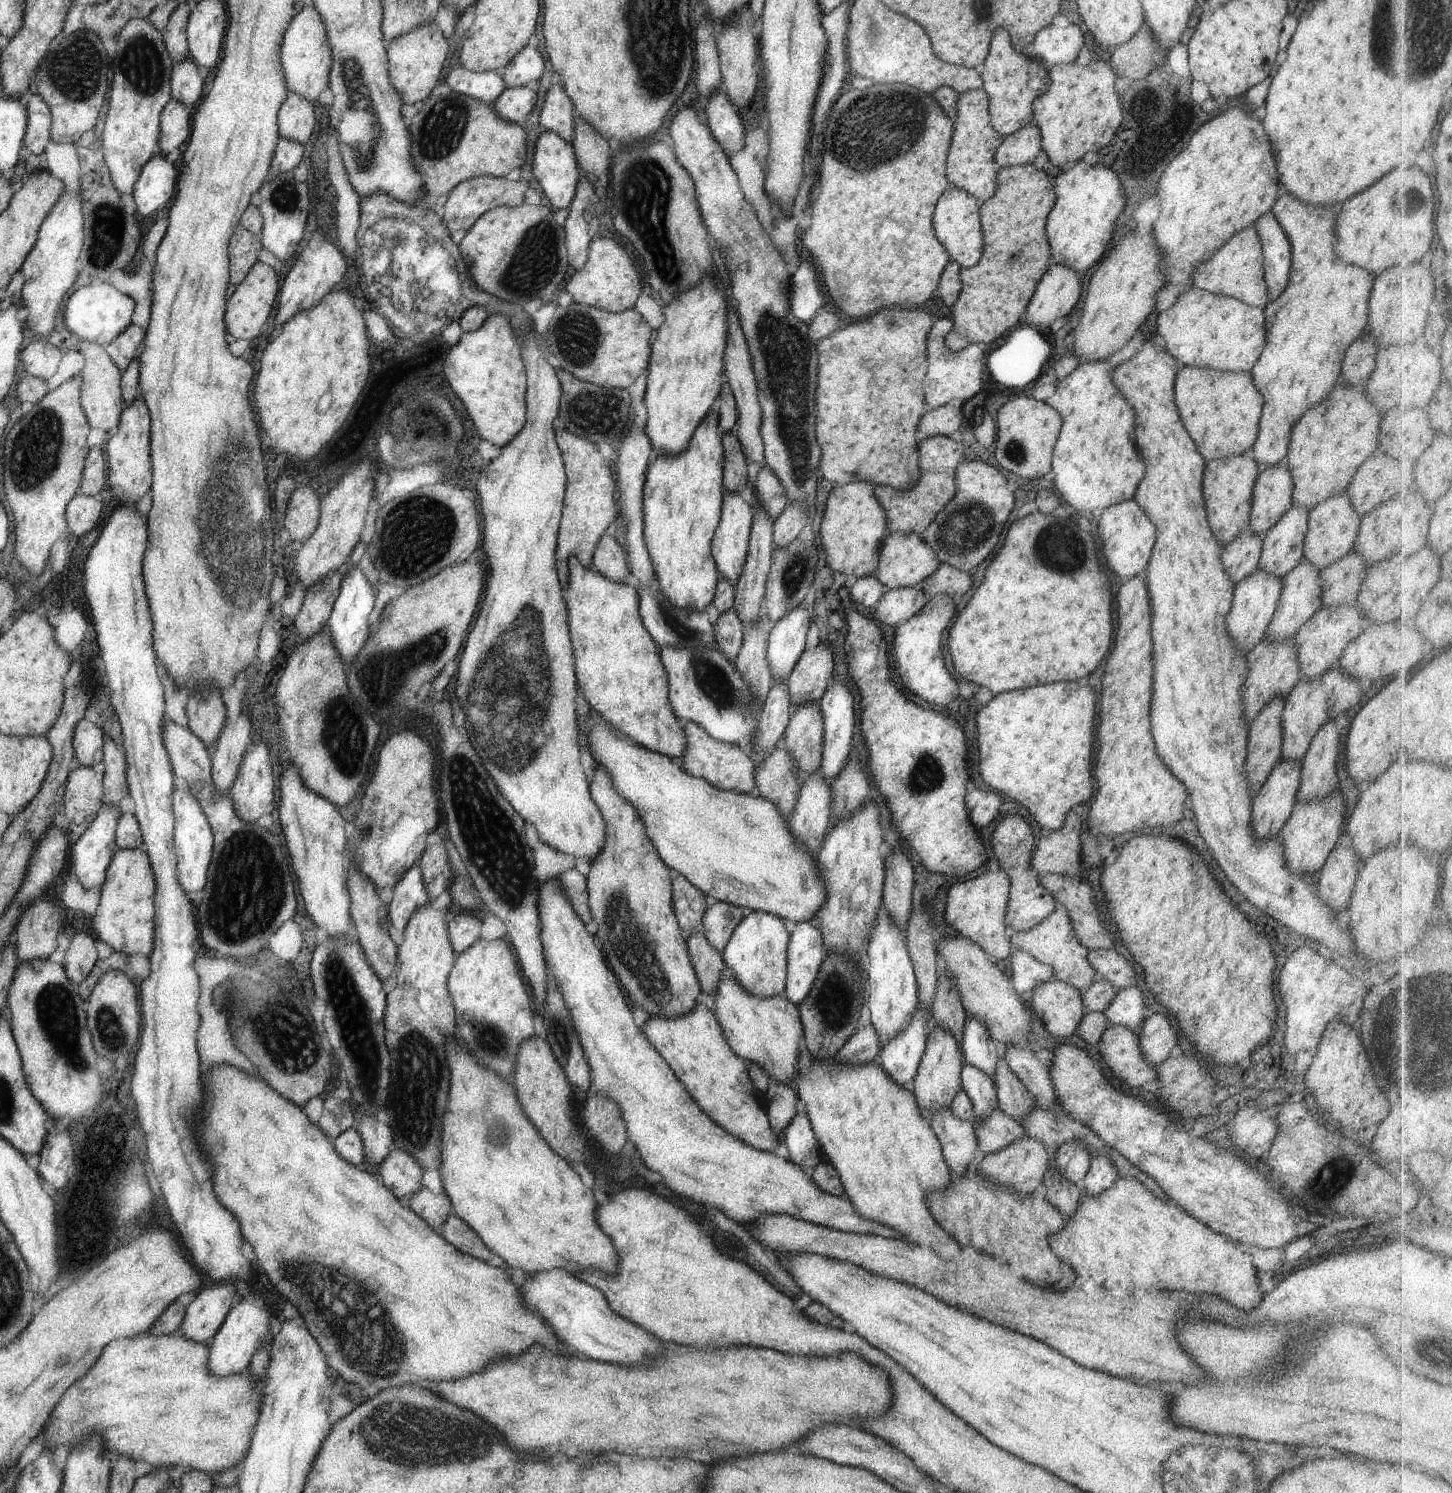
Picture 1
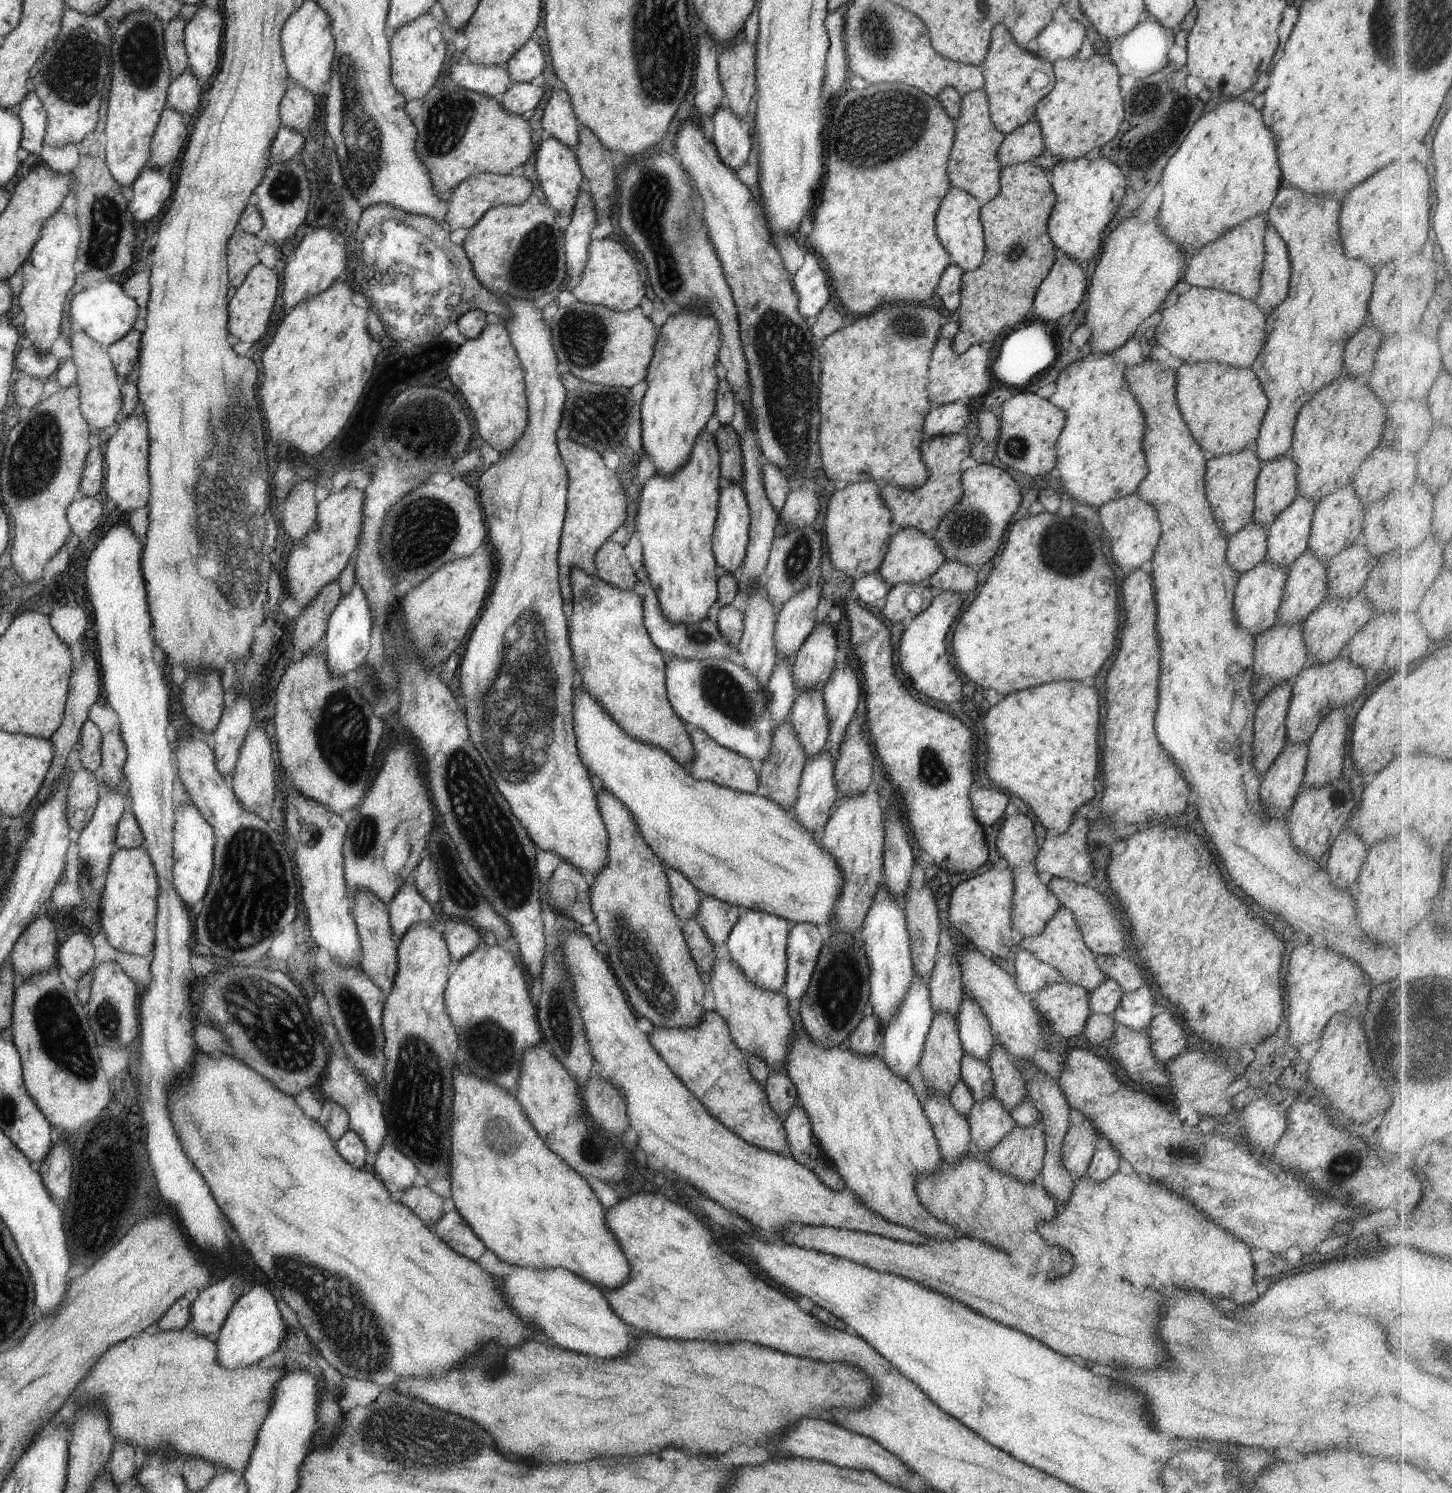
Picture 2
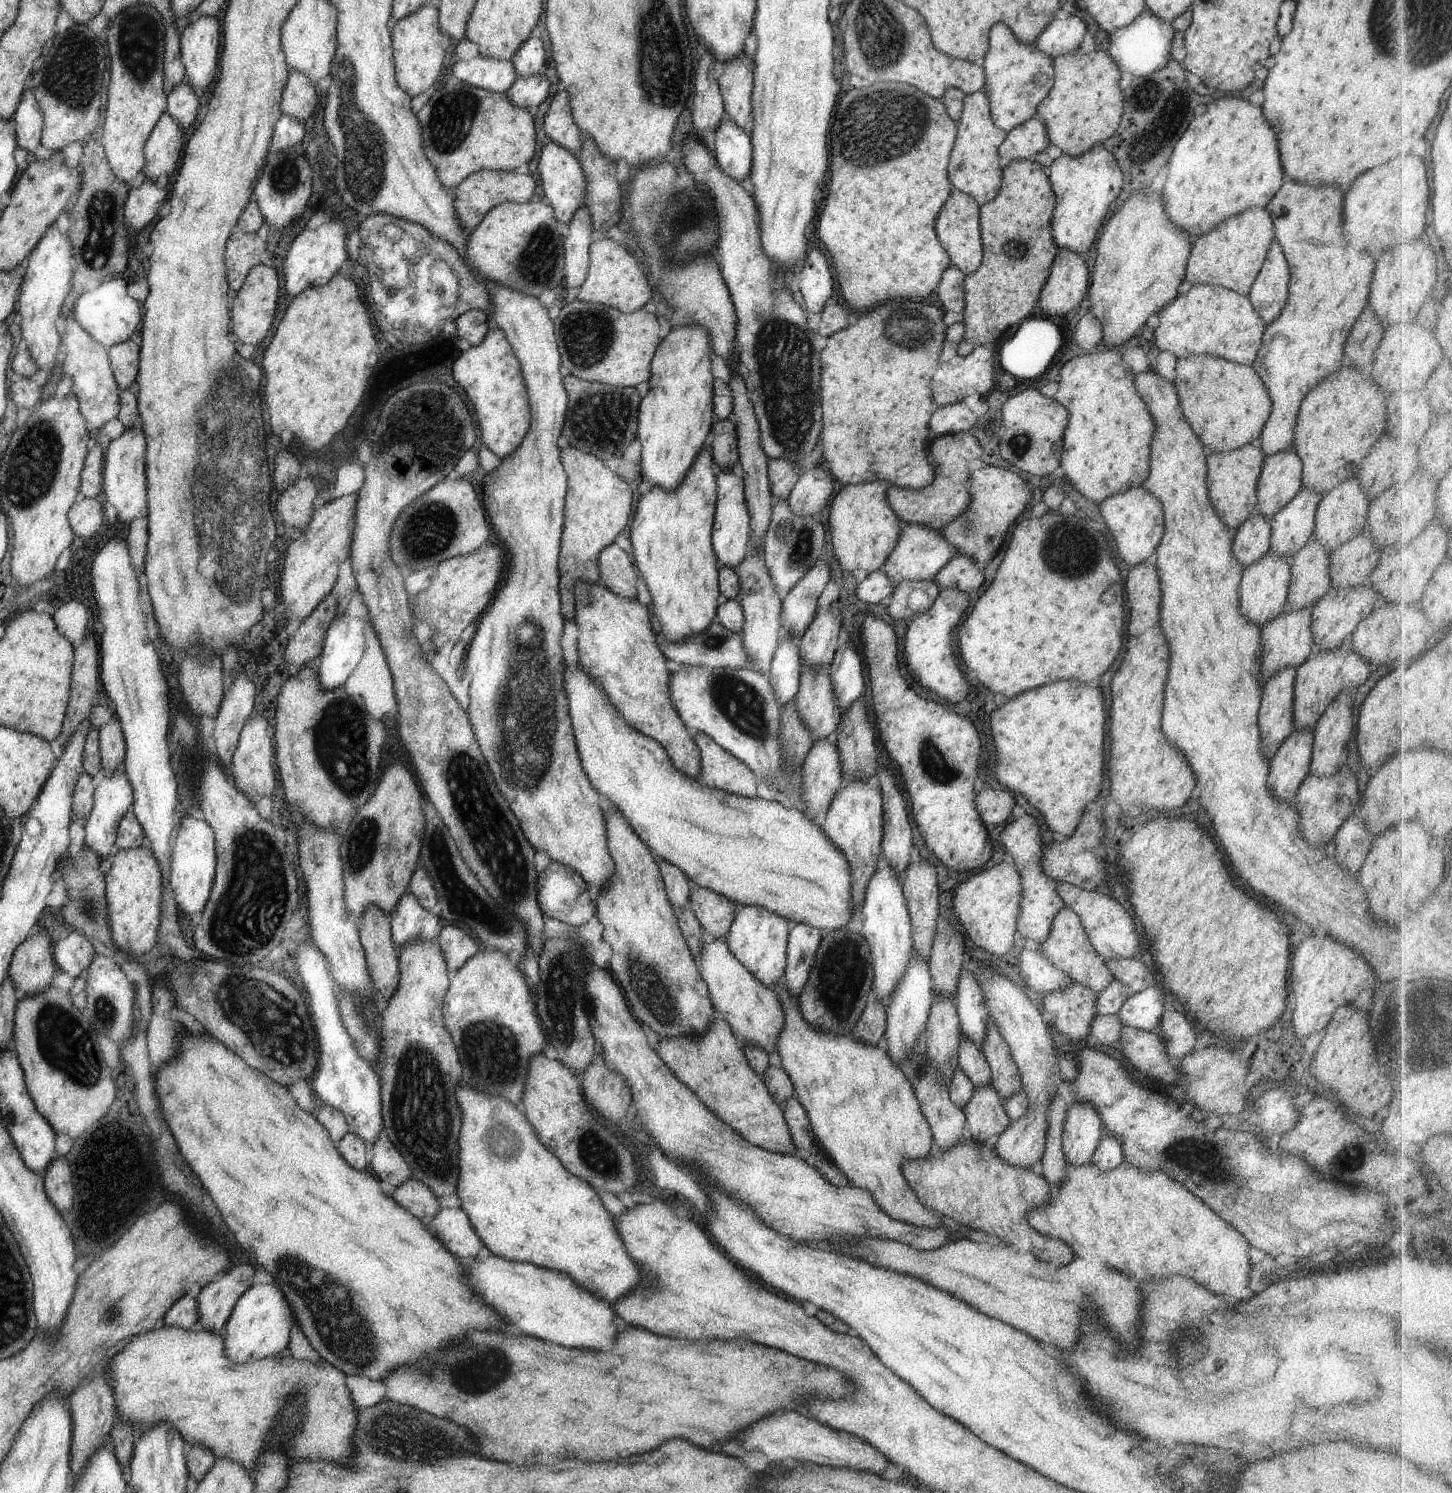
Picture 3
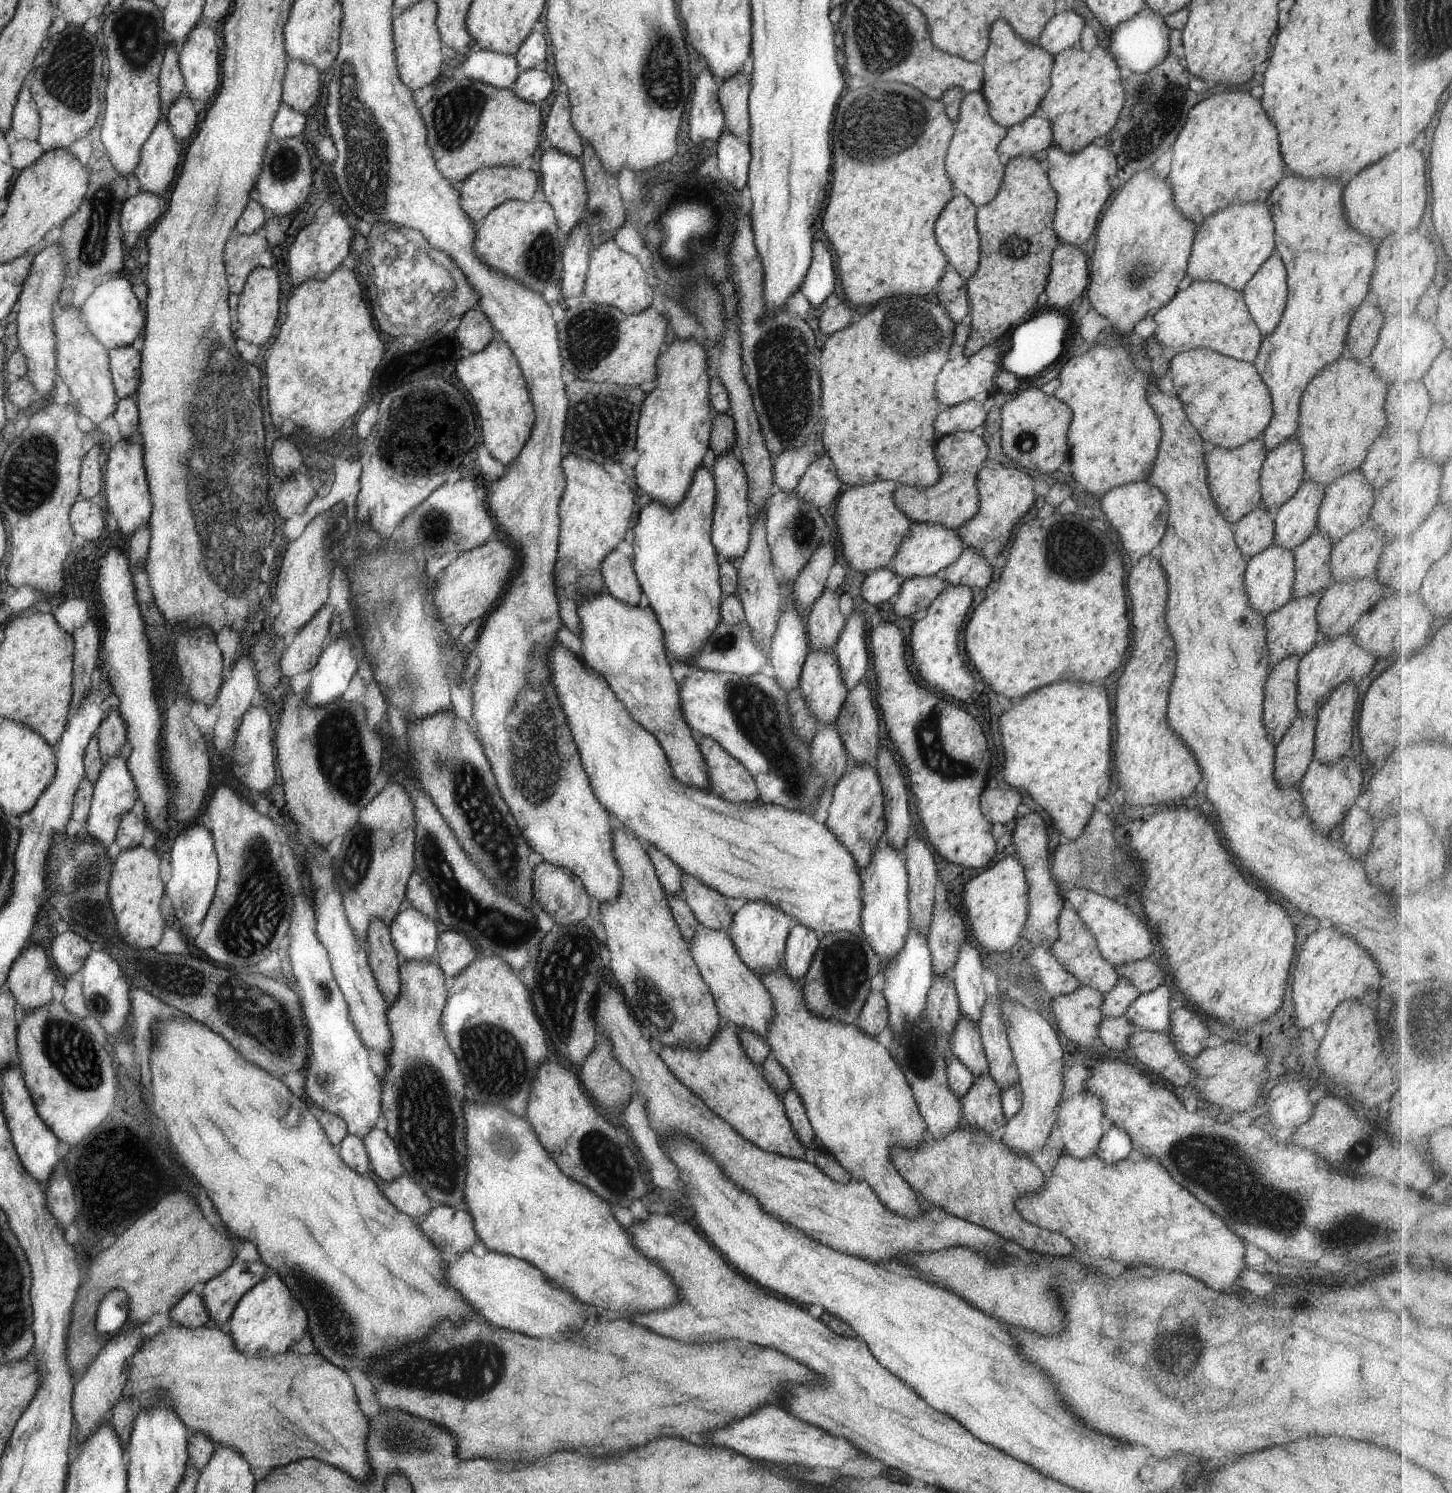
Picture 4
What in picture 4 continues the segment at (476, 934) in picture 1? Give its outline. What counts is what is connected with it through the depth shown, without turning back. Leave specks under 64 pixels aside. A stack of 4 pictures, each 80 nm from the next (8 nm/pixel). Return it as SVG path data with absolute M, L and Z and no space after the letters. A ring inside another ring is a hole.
M446 930L439 933L436 962L443 968L446 976L454 978L479 955L476 944L463 932Z

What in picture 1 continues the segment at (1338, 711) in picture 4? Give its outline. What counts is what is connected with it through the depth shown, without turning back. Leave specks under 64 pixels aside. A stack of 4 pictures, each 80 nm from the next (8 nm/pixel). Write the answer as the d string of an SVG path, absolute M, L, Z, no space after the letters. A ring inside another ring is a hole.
M1328 721L1314 735L1300 762L1301 779L1296 793L1297 803L1313 803L1339 789L1338 758L1340 732Z

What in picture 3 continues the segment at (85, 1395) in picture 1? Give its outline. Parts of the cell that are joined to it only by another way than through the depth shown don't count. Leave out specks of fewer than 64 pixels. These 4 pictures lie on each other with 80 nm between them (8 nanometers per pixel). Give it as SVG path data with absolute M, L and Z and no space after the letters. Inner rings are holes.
M186 1294L164 1316L165 1325L162 1328L133 1336L116 1348L115 1355L109 1358L107 1374L114 1393L117 1418L137 1425L141 1431L170 1422L184 1437L186 1444L196 1443L211 1450L216 1459L229 1458L240 1462L246 1470L252 1470L260 1463L261 1452L268 1447L269 1436L273 1434L272 1422L281 1419L282 1408L289 1403L289 1398L300 1392L306 1398L304 1422L296 1438L284 1446L287 1455L292 1456L291 1464L296 1458L316 1458L343 1465L351 1463L353 1452L356 1451L356 1444L350 1442L350 1436L356 1430L356 1408L350 1400L350 1392L340 1370L328 1362L312 1364L312 1361L294 1360L290 1356L282 1360L274 1356L245 1363L231 1361L226 1354L224 1336L198 1327L198 1320L198 1300Z

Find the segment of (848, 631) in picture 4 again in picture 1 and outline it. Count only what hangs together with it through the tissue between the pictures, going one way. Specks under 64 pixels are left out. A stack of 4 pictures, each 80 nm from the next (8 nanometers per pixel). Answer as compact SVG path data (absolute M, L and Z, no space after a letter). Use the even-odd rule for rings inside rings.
M832 680L828 690L820 698L819 704L822 718L824 718L824 752L819 770L820 776L826 782L831 782L834 780L834 776L838 776L844 762L850 758L850 748L853 748L854 725L856 724L854 696L844 684Z

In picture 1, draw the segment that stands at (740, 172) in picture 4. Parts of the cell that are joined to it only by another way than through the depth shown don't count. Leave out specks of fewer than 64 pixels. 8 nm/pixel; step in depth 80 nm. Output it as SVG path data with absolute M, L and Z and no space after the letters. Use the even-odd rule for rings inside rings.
M720 88L709 96L705 107L708 128L728 156L744 146L744 127L732 103Z

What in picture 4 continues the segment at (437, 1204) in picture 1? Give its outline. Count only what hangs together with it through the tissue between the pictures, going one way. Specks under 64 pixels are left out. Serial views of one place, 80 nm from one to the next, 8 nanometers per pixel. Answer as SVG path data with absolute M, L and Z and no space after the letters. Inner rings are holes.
M404 1174L388 1183L385 1196L394 1206L404 1214L412 1217L416 1222L425 1219L433 1209L434 1203L429 1194L424 1192L423 1186L410 1175Z

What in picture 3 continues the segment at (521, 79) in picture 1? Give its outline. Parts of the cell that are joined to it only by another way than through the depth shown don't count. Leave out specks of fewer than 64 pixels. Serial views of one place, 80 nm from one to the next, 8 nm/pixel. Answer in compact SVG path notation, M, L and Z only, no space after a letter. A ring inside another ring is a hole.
M530 37L526 40L524 46L512 58L509 58L509 60L514 64L517 78L538 76L540 70L542 70L542 66L546 64L546 52L544 52L542 40Z

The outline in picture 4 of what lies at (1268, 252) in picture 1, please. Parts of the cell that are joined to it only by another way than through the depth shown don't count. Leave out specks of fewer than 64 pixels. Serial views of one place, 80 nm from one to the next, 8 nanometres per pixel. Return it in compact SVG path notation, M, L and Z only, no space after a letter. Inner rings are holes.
M1274 251L1258 269L1258 272L1254 273L1254 276L1246 283L1242 294L1254 322L1260 327L1263 338L1274 332L1284 312L1286 296L1288 296L1288 292L1286 292L1286 268L1284 268L1278 252Z

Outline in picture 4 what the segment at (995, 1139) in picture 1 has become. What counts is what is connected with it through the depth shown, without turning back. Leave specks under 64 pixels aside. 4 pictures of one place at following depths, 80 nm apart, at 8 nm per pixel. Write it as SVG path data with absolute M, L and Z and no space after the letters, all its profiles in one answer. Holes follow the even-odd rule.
M990 1074L974 1078L970 1090L959 1099L964 1122L986 1134L997 1132L1007 1120L1001 1106L1001 1091Z

